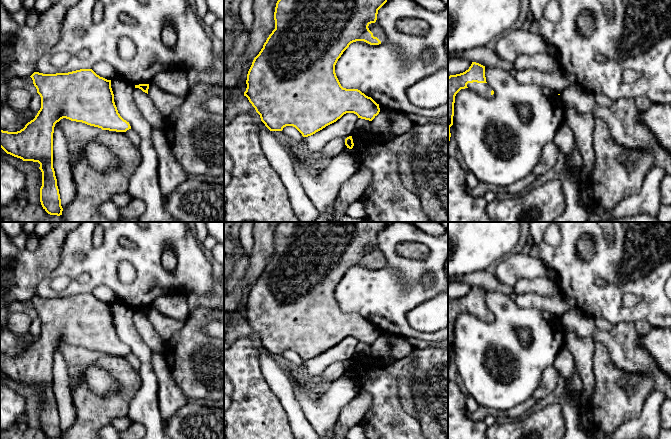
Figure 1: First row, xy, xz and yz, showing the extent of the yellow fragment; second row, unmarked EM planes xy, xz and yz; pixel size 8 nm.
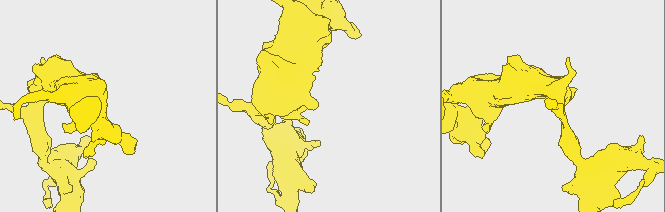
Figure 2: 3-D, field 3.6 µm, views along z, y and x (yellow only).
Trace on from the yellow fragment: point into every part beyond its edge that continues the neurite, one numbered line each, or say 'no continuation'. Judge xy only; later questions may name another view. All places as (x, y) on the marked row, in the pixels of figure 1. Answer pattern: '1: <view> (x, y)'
no continuation

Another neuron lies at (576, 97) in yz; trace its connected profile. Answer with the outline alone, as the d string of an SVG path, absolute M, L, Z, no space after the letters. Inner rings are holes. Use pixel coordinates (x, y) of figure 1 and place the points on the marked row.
M578 84L567 87L560 98L565 108L573 108L579 114L586 114L593 107L591 93Z

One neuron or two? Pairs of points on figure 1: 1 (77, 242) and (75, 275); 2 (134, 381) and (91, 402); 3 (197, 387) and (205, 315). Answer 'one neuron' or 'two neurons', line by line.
1: one neuron
2: one neuron
3: one neuron

